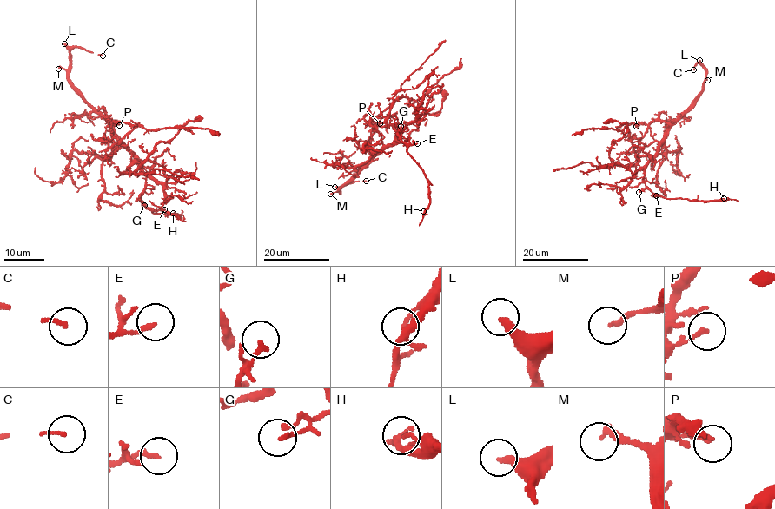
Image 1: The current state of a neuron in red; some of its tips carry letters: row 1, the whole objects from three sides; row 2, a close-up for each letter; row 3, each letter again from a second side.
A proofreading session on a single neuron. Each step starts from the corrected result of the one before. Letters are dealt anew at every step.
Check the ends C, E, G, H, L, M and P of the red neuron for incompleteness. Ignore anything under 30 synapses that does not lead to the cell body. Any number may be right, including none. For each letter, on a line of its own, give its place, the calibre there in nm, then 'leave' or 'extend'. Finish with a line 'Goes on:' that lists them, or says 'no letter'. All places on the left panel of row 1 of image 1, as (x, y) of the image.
C: at (102, 56); 130 nm thick; extend
E: at (164, 209); 190 nm thick; leave
G: at (144, 205); 180 nm thick; leave
H: at (173, 213); 120 nm thick; leave
L: at (64, 43); 280 nm thick; extend
M: at (58, 69); 240 nm thick; extend
P: at (119, 125); 170 nm thick; leave
Goes on: C, L, M

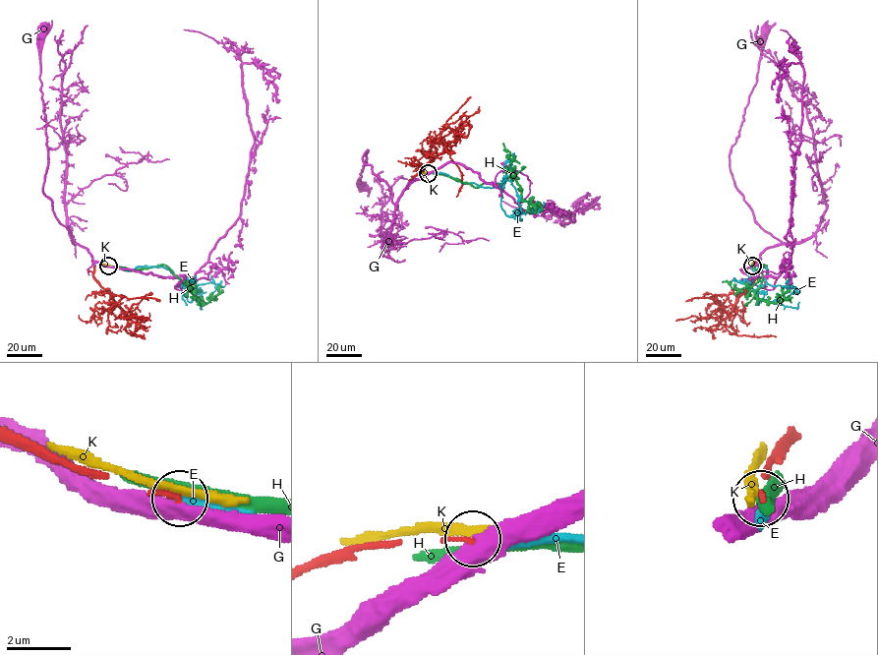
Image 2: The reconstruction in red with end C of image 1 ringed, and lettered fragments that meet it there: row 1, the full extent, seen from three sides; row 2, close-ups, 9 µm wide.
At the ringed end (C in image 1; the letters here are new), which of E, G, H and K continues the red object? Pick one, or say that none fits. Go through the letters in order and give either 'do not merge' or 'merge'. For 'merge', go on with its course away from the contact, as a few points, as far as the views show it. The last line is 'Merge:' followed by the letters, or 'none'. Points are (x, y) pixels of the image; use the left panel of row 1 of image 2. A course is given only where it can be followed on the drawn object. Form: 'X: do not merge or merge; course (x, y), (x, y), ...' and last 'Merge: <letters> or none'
E: do not merge
G: do not merge
H: do not merge
K: do not merge
Merge: none

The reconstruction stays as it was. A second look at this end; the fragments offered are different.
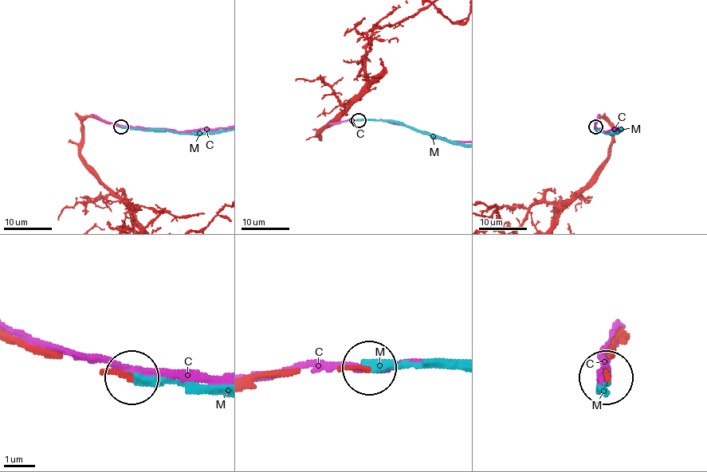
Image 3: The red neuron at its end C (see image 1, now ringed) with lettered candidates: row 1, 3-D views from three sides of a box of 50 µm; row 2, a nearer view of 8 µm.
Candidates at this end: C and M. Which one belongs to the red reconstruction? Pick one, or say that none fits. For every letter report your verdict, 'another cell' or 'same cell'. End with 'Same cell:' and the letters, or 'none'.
C: another cell
M: same cell
Same cell: M

